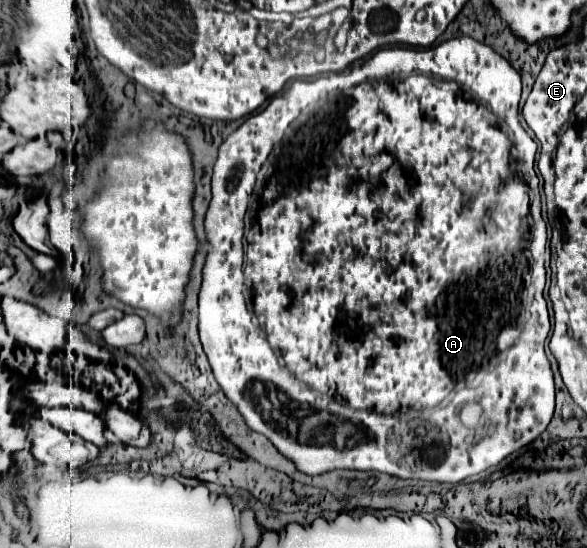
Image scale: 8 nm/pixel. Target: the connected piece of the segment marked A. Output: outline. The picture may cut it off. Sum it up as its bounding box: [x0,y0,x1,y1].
[200,37,554,483]

